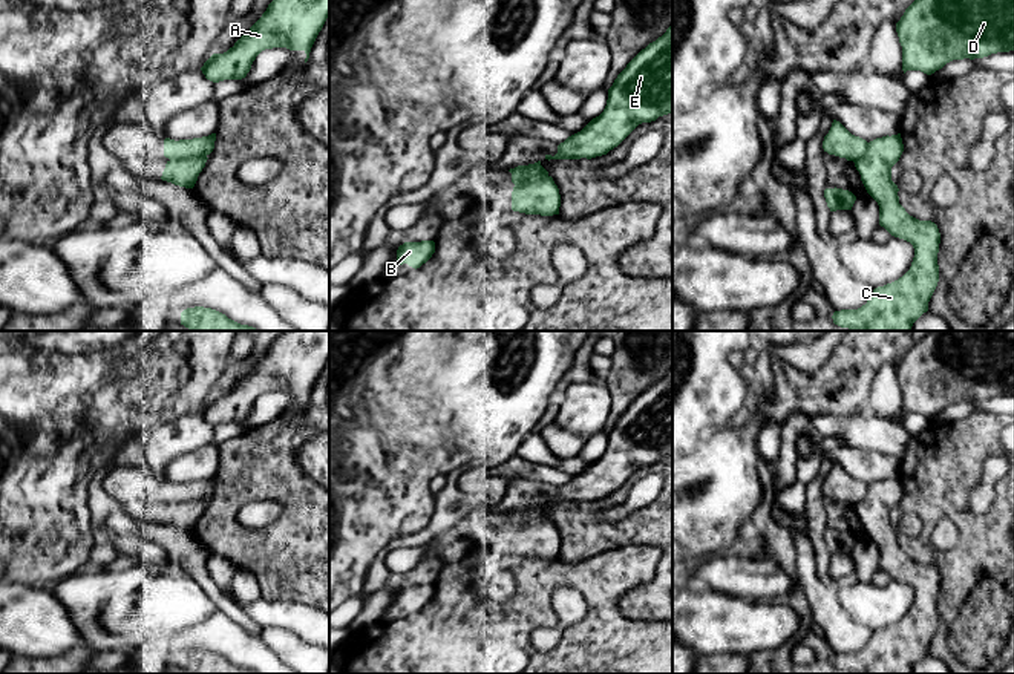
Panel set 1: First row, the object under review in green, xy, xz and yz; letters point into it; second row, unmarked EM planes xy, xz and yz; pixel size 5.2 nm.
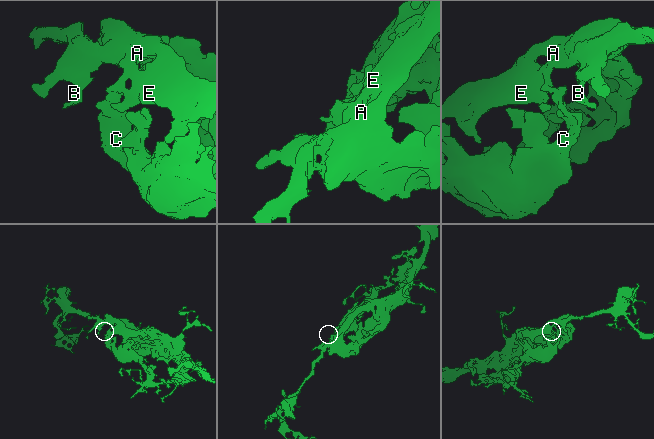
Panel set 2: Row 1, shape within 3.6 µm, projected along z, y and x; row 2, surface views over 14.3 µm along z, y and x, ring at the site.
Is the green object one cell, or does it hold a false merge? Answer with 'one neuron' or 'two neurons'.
one neuron

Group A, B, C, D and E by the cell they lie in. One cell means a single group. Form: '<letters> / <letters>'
A B C D E

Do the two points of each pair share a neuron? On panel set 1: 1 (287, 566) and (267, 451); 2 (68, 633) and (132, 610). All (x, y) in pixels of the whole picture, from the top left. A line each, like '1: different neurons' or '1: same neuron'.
1: same neuron
2: different neurons

